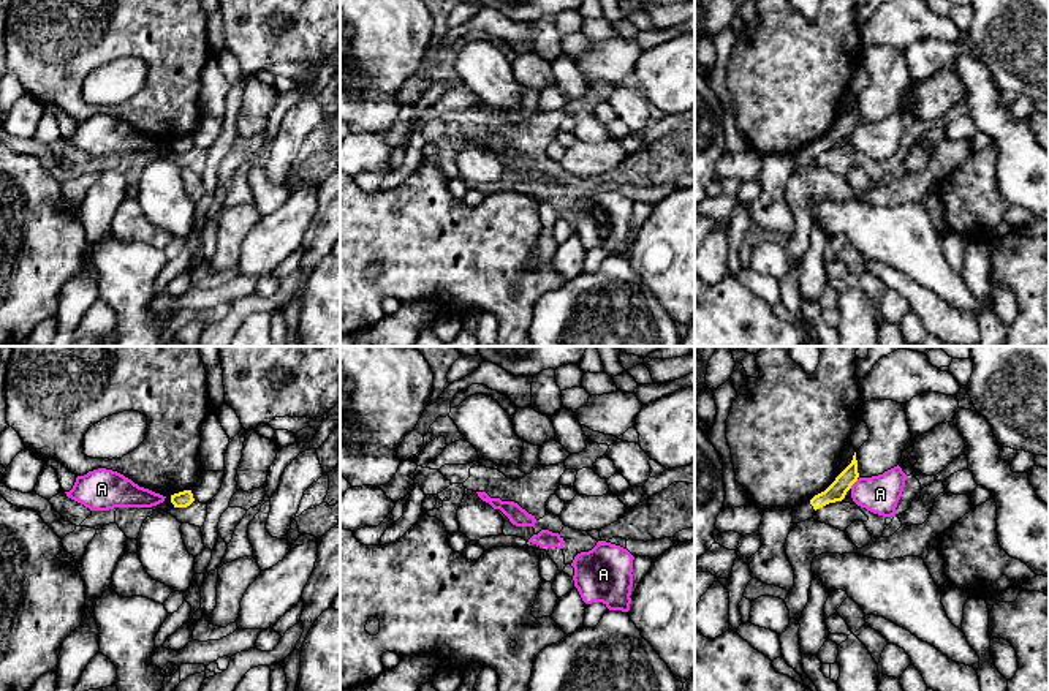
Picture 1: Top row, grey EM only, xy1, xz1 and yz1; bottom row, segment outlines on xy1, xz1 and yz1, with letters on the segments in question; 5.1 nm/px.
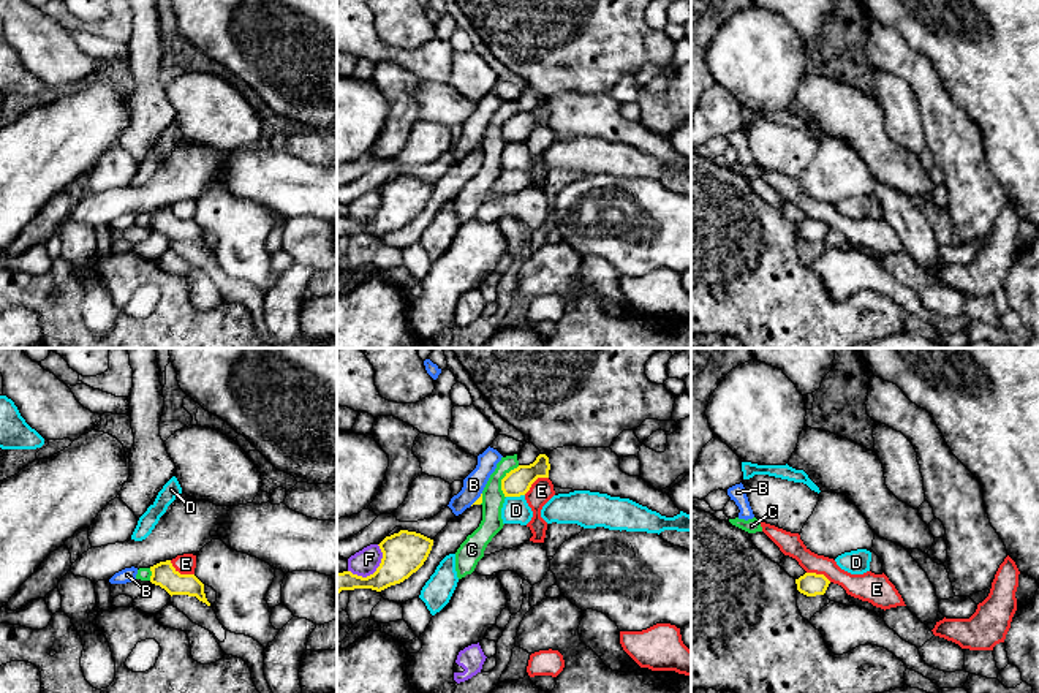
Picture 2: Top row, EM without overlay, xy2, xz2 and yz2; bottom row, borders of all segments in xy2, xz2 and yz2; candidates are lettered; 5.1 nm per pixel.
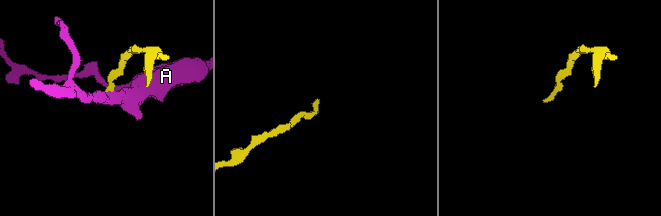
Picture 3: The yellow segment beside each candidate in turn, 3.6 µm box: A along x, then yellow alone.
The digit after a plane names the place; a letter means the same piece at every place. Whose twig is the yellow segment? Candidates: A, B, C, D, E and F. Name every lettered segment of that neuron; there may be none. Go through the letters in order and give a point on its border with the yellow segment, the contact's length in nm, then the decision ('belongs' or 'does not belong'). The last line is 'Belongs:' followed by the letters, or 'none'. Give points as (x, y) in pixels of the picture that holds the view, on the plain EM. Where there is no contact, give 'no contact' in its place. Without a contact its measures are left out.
A: yz1 (853, 128) | 60 nm | does not belong
B: xz2 (478, 144) | 90 nm | does not belong
C: xz2 (502, 125) | 180 nm | does not belong
D: xz2 (514, 141) | 100 nm | does not belong
E: xy2 (179, 219) | 150 nm | does not belong
F: xz2 (375, 217) | 220 nm | does not belong
Belongs: none

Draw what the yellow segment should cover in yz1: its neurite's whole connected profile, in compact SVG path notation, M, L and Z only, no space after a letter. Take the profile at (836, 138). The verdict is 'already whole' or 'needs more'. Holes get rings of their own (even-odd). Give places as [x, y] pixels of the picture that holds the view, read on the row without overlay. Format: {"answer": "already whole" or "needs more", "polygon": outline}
{"answer": "needs more", "polygon": "M856 98L851 109L835 123L835 126L821 139L815 141L810 147L801 149L793 153L793 169L801 169L813 164L813 158L829 149L842 147L851 131L858 126L858 106Z"}

